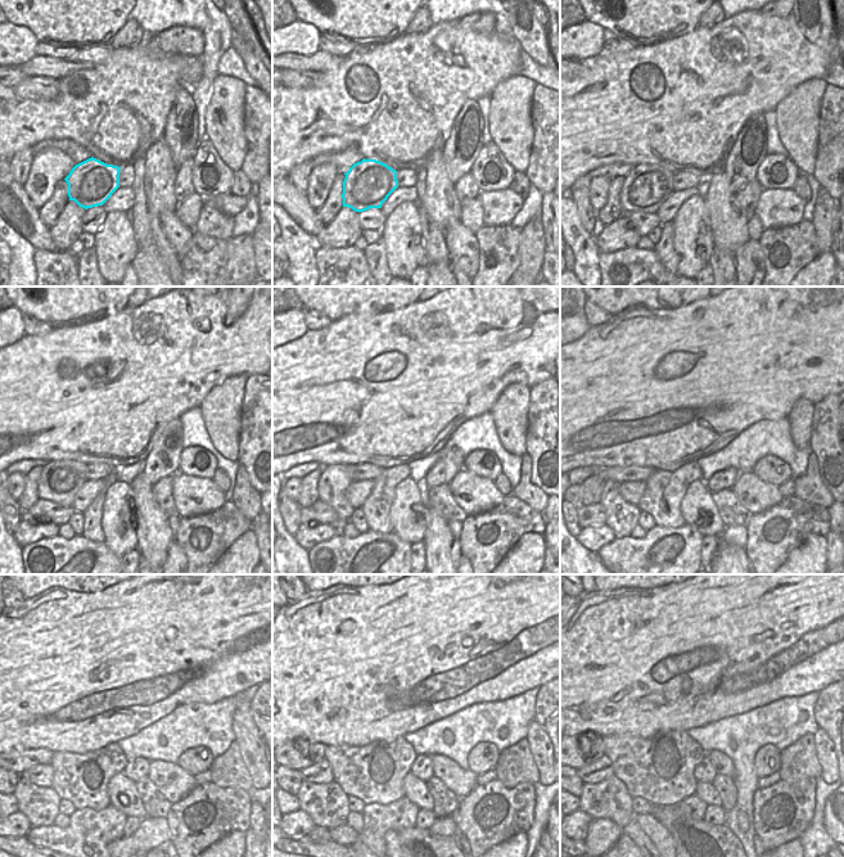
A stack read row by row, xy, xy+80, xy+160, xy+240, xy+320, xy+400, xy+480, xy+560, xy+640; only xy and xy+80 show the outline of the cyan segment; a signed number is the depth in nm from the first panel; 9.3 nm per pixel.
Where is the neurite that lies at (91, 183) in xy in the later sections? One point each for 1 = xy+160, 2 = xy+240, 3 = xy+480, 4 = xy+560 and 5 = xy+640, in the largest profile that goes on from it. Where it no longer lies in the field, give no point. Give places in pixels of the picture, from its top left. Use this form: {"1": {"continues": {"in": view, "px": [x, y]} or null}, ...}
{"1": {"continues": {"in": "xy+160", "px": [646, 186]}}, "2": {"continues": {"in": "xy+240", "px": [59, 481]}}, "3": {"continues": {"in": "xy+480", "px": [39, 804]}}, "4": {"continues": {"in": "xy+560", "px": [326, 804]}}, "5": {"continues": {"in": "xy+640", "px": [609, 798]}}}

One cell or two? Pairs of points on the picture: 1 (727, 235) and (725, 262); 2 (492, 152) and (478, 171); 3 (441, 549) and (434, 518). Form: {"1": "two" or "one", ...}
{"1": "two", "2": "one", "3": "one"}

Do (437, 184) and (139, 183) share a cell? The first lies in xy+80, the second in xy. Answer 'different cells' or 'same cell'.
different cells

